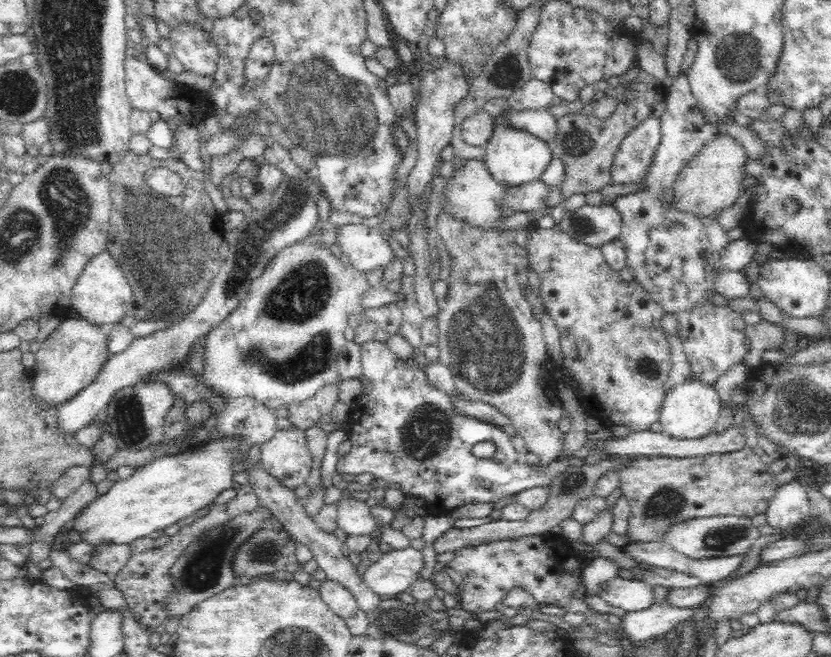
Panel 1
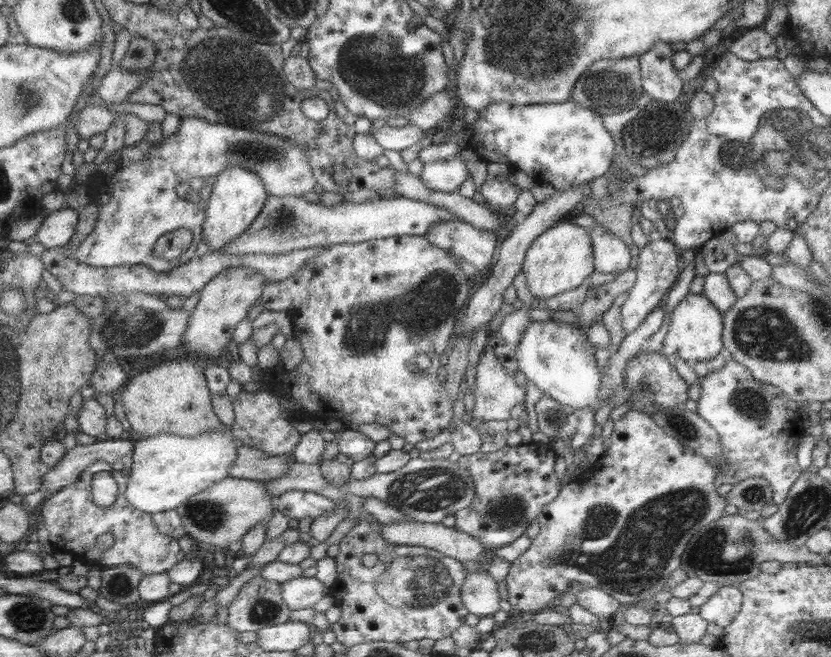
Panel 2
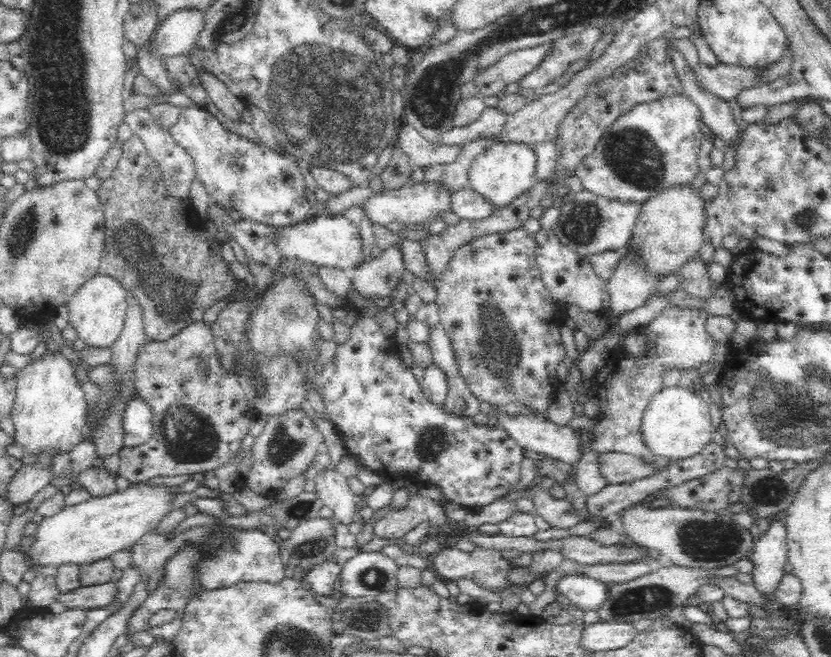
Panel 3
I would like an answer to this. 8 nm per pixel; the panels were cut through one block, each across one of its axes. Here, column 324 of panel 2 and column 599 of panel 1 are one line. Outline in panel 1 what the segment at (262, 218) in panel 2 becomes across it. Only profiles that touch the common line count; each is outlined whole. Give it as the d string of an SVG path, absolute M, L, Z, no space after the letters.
M586 203L575 210L566 210L558 225L576 242L601 247L620 236L622 215L612 204L593 206Z

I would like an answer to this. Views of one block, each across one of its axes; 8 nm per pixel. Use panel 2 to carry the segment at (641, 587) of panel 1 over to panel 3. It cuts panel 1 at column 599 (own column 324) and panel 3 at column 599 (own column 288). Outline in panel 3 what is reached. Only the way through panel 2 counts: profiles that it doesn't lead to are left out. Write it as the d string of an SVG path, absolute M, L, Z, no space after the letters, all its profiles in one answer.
M568 574L556 582L555 590L582 611L596 610L605 597L605 586L583 574Z

